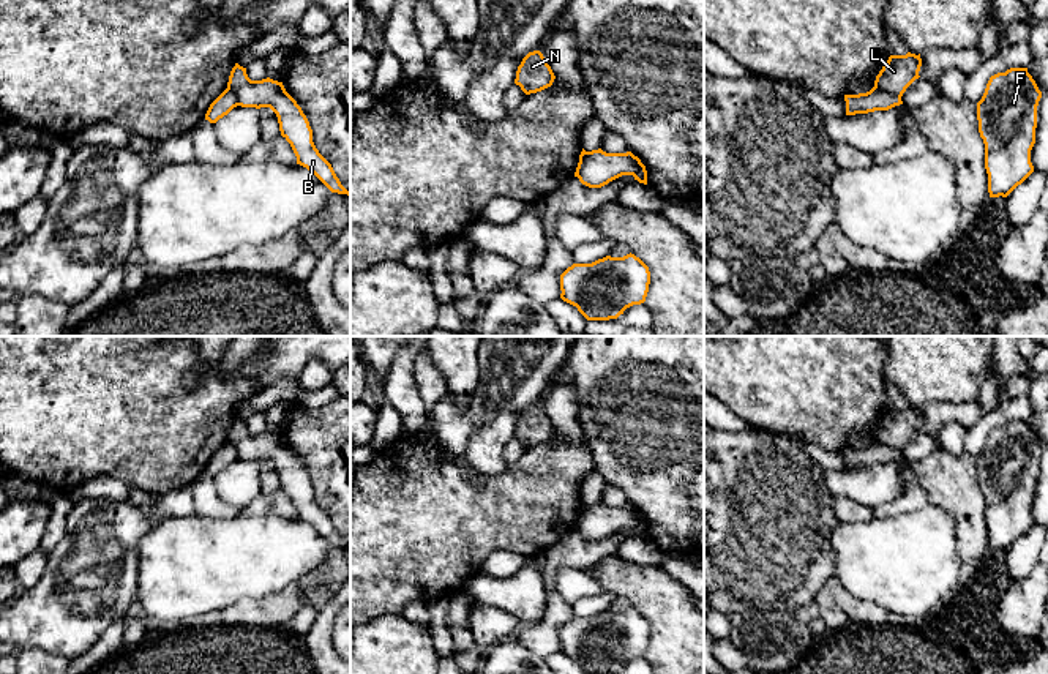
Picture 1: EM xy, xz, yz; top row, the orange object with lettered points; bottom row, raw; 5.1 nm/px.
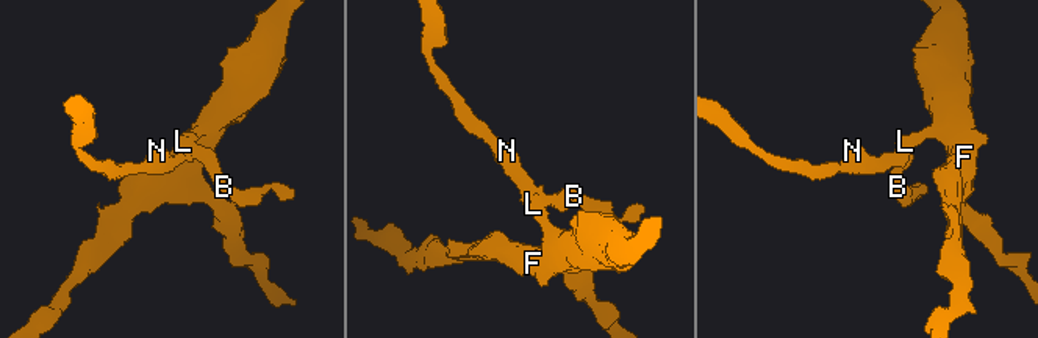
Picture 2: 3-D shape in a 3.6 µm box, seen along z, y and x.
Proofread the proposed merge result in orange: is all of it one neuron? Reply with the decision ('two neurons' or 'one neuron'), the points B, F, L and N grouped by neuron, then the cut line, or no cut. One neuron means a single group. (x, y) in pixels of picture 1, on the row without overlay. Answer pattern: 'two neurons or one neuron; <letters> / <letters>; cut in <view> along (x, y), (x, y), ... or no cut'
two neurons; B F L / N; cut in yz along (873, 441), (900, 452)

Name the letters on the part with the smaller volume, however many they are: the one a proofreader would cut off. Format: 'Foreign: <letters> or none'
Foreign: N

